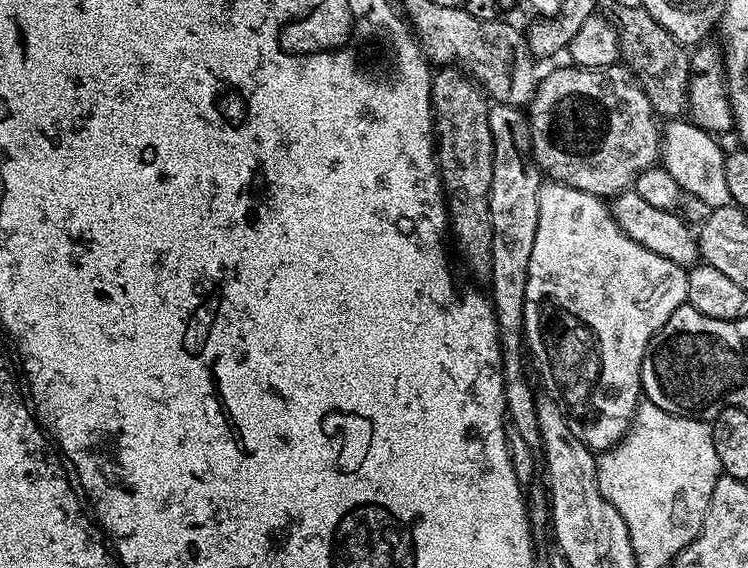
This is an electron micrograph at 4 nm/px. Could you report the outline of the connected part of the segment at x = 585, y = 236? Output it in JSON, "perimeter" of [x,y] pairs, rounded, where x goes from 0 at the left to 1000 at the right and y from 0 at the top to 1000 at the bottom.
{"perimeter":[[[727,320],[722,326],[722,340],[719,342],[719,412],[714,412],[714,440],[709,440],[709,475],[703,489],[703,532],[701,533],[701,595],[703,600],[705,618],[717,632],[717,648],[722,653],[722,669],[727,674],[726,688],[735,702],[741,702],[745,713],[754,725],[757,748],[762,750],[762,759],[786,787],[791,796],[801,799],[811,796],[840,762],[840,754],[845,746],[846,736],[850,732],[850,717],[858,708],[858,692],[856,688],[856,646],[858,644],[858,630],[866,614],[866,604],[874,595],[874,588],[880,588],[880,581],[890,567],[890,560],[896,560],[896,553],[901,553],[901,546],[906,546],[906,539],[912,539],[920,526],[920,481],[913,470],[904,467],[896,454],[882,452],[877,445],[872,445],[866,438],[861,438],[852,424],[845,424],[844,419],[828,401],[826,391],[818,380],[817,364],[803,347],[790,345],[786,338],[773,335],[761,324],[746,324],[742,320]]]}

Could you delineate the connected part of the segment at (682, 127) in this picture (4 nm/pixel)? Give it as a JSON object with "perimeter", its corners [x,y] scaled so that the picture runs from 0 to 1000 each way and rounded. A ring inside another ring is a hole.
{"perimeter":[[[898,208],[885,225],[885,294],[893,301],[896,313],[906,320],[910,340],[928,350],[937,350],[949,366],[964,366],[979,357],[976,335],[971,327],[969,268],[963,261],[963,248],[951,232],[926,218],[920,208]]]}

